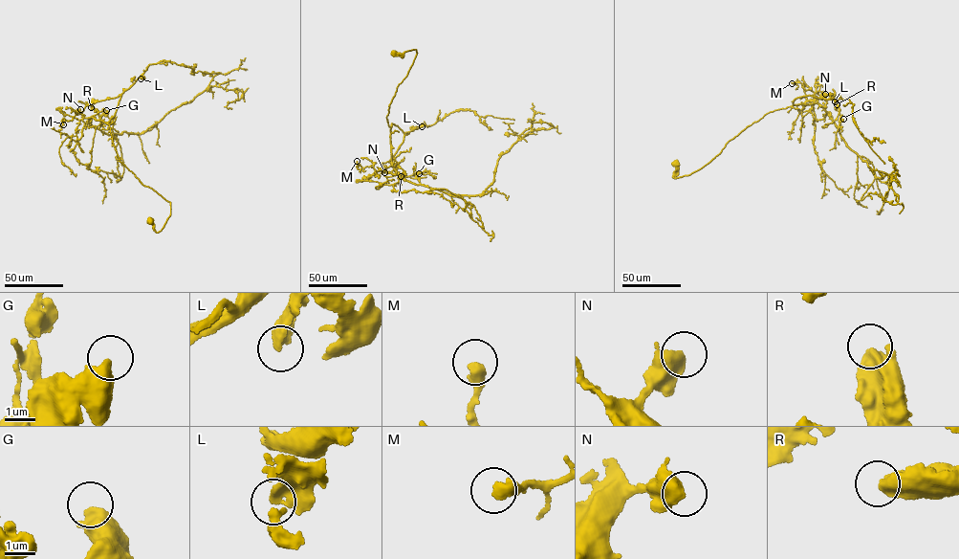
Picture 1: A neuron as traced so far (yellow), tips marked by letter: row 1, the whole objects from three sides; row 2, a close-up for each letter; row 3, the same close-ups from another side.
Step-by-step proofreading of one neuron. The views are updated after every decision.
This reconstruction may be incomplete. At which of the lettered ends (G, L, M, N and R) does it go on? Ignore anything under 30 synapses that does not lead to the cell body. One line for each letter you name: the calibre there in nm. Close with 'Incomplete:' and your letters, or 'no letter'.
M: calibre 440 nm
Incomplete: M

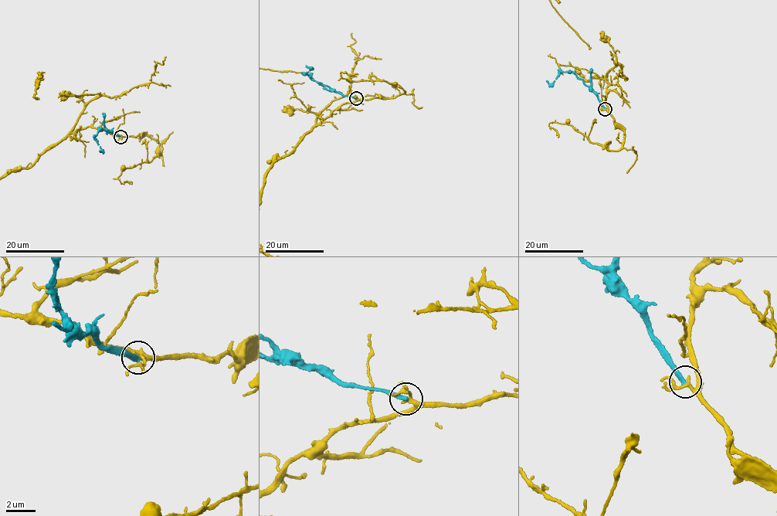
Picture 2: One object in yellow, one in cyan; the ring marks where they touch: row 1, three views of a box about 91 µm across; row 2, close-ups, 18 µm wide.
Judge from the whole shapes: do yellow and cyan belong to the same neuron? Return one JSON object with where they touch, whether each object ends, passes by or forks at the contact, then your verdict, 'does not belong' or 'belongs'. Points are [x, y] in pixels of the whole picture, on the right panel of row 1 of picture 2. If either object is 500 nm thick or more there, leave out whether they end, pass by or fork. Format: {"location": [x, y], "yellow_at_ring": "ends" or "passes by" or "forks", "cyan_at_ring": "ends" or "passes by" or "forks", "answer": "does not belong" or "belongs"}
{"location": [605, 109], "yellow_at_ring": "forks", "cyan_at_ring": "ends", "answer": "does not belong"}

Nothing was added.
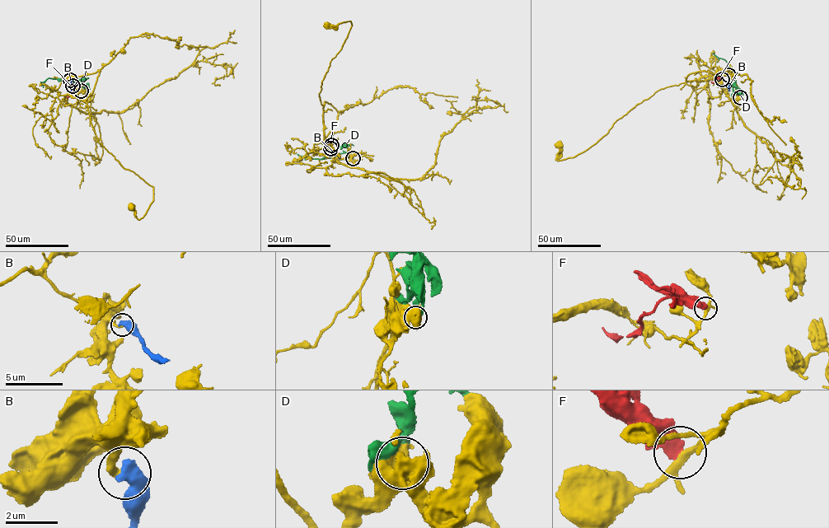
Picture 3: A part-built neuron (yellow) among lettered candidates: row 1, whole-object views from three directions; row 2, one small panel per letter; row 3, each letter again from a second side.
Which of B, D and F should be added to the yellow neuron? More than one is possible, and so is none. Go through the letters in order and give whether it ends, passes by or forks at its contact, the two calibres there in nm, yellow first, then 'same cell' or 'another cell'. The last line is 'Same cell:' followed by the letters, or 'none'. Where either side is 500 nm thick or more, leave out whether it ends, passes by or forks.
B: 280 nm thick on the yellow side, 600 nm on the other; another cell
D: 550 nm thick on the yellow side, 280 nm on the other; another cell
F: it ends there; 200 nm thick on the yellow side, 480 nm on the other; another cell
Same cell: none

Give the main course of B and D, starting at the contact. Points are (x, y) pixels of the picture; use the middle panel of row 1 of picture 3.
B: (330, 148), (339, 158)
D: (353, 158), (346, 152), (319, 159), (297, 154)

